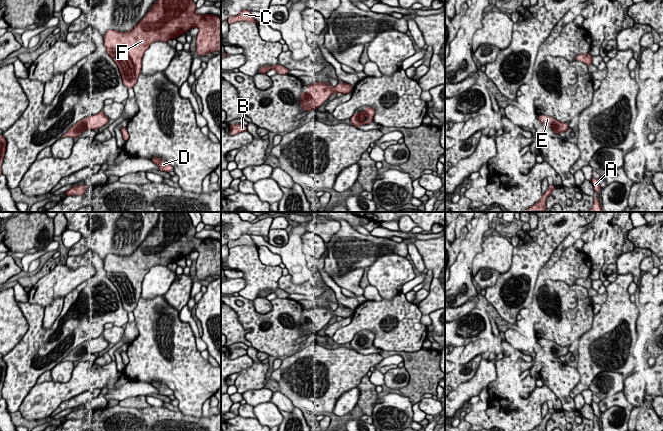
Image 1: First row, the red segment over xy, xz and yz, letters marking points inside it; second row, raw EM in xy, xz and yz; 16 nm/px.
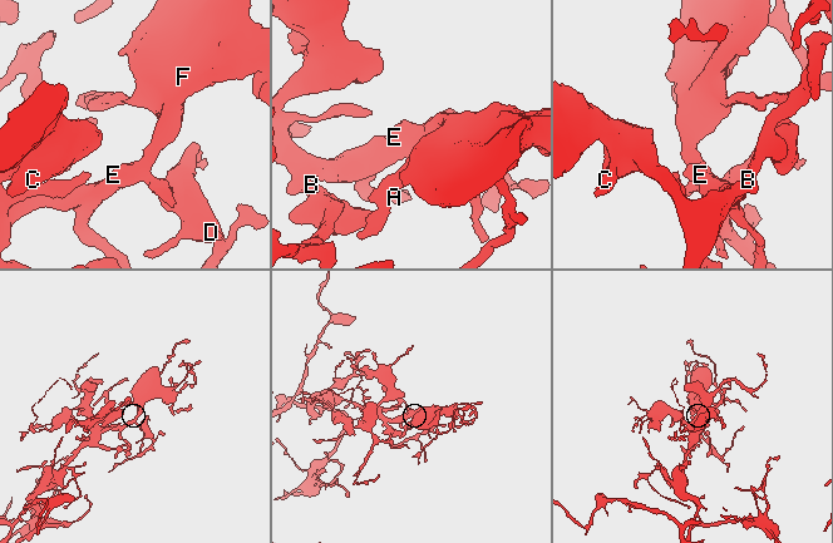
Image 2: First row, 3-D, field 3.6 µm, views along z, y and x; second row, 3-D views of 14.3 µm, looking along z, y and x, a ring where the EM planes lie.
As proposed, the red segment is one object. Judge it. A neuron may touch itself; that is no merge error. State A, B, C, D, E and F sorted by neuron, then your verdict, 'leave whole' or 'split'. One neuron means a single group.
groups A B C D E F; leave whole

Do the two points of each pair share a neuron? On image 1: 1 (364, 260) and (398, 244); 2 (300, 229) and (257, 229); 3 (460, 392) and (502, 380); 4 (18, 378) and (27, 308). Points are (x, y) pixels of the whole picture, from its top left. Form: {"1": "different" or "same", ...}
{"1": "same", "2": "different", "3": "different", "4": "same"}

